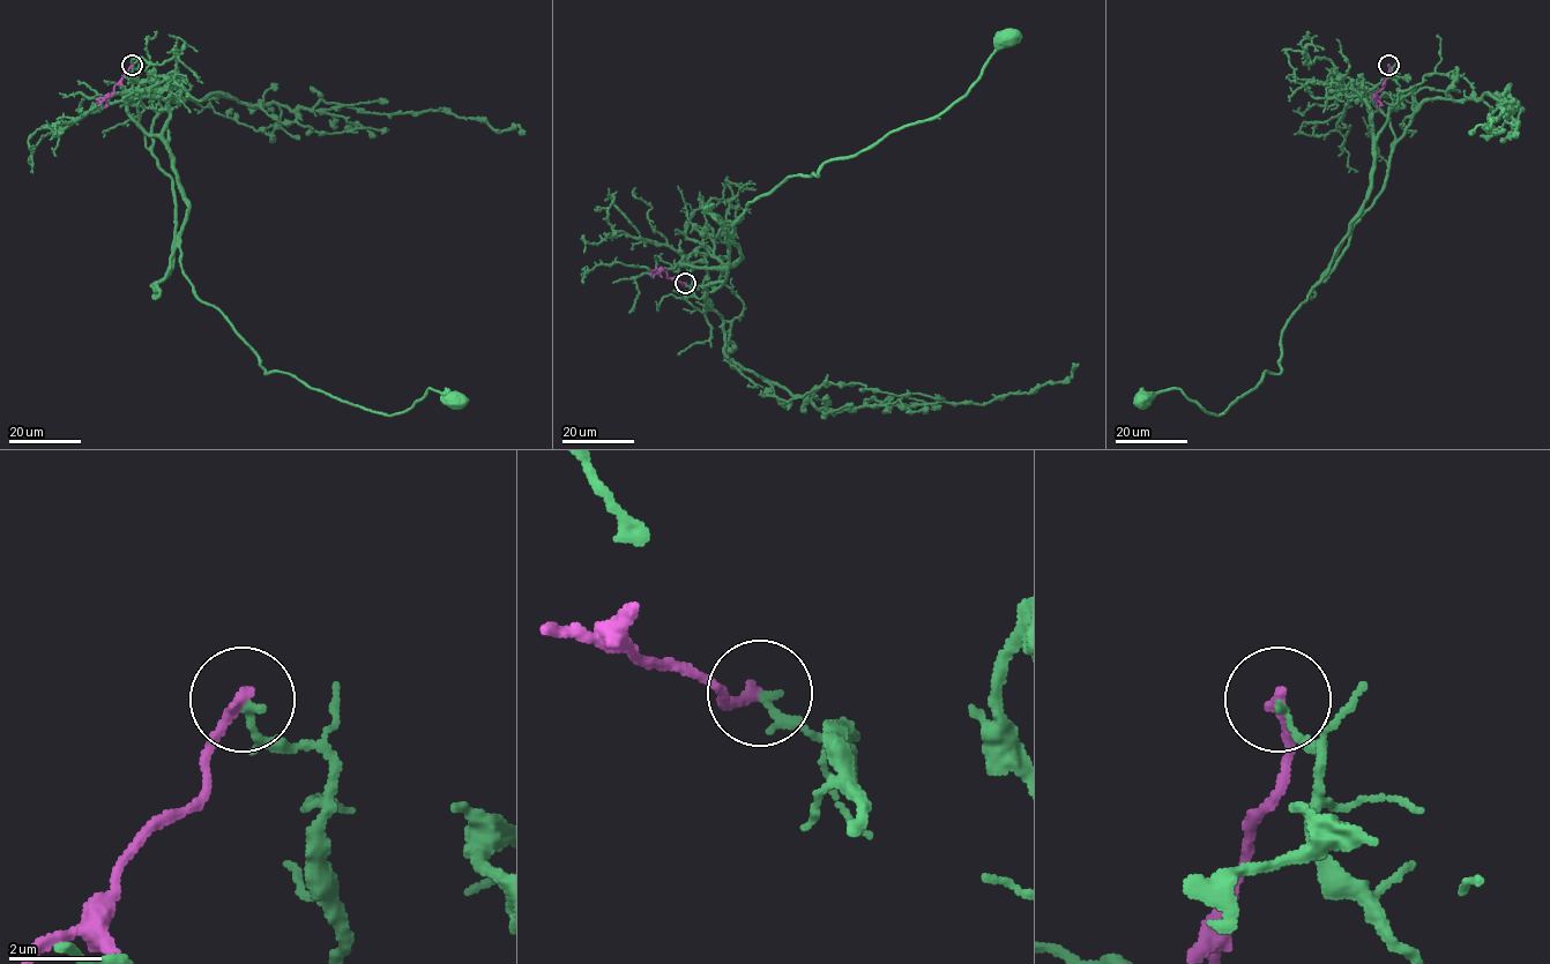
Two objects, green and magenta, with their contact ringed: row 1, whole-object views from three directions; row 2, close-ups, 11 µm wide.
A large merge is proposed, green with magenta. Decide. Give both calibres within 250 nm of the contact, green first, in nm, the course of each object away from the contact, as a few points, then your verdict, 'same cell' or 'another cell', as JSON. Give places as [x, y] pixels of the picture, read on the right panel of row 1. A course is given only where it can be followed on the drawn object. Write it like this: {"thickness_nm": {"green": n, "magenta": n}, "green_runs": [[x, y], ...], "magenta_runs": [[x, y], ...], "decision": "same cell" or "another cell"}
{"thickness_nm": {"green": 150, "magenta": 240}, "green_runs": [[1388, 66], [1402, 107], [1377, 139], [1361, 213], [1286, 322], [1279, 373], [1221, 415], [1179, 389], [1141, 398]], "magenta_runs": [[1388, 65], [1384, 87], [1376, 94], [1375, 99], [1380, 99]], "decision": "another cell"}

